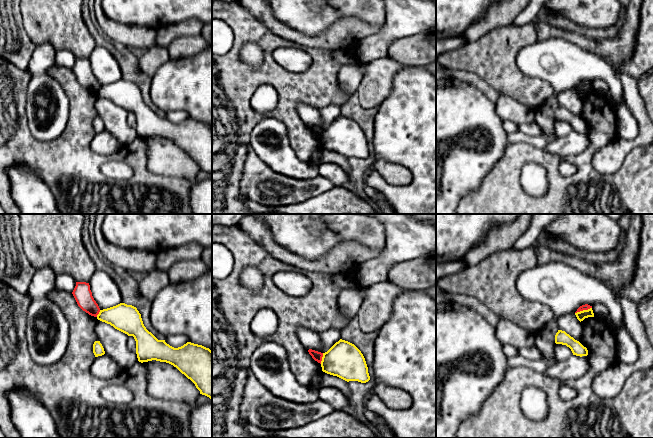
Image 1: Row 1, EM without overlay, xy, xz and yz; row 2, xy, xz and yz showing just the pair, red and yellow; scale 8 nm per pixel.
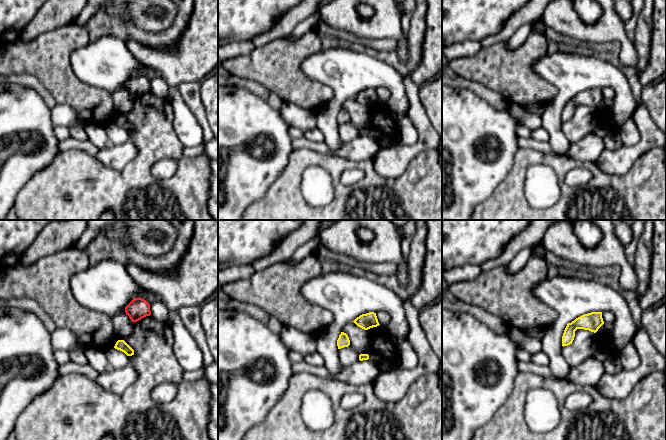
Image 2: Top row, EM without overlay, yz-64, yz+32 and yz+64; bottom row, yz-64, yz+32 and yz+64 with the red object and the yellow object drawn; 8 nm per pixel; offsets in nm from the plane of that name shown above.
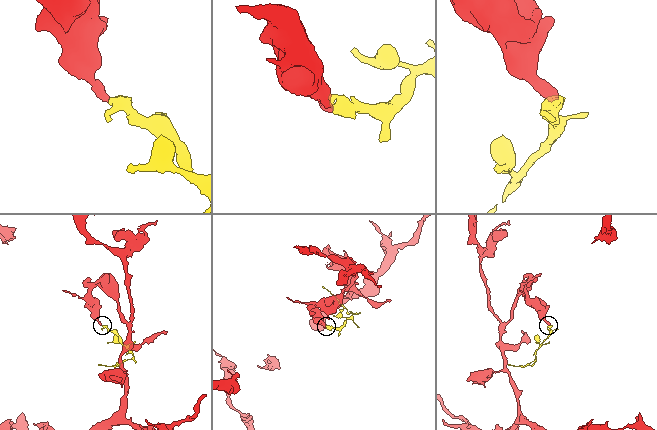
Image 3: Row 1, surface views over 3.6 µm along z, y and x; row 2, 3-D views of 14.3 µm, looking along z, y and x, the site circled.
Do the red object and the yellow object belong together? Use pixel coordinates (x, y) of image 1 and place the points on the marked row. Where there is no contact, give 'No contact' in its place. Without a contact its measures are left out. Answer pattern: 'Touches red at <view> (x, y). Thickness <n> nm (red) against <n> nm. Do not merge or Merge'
Touches red at yz (583, 309). Thickness 50 nm (red) against 70 nm. Do not merge

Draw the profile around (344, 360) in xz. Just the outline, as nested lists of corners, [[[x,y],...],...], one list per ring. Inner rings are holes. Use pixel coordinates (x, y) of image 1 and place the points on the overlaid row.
[[[340,339],[323,353],[322,371],[347,382],[366,383],[370,380],[368,367],[361,351],[352,343]]]

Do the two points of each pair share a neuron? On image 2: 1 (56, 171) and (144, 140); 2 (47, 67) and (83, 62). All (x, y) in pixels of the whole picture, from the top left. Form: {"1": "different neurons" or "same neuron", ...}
{"1": "same neuron", "2": "different neurons"}

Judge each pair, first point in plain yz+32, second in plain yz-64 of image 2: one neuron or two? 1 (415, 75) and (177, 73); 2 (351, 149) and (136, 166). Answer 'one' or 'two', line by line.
1: one
2: two

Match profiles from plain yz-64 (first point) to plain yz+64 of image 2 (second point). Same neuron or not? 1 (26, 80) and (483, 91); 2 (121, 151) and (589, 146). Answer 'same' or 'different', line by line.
1: same
2: same

